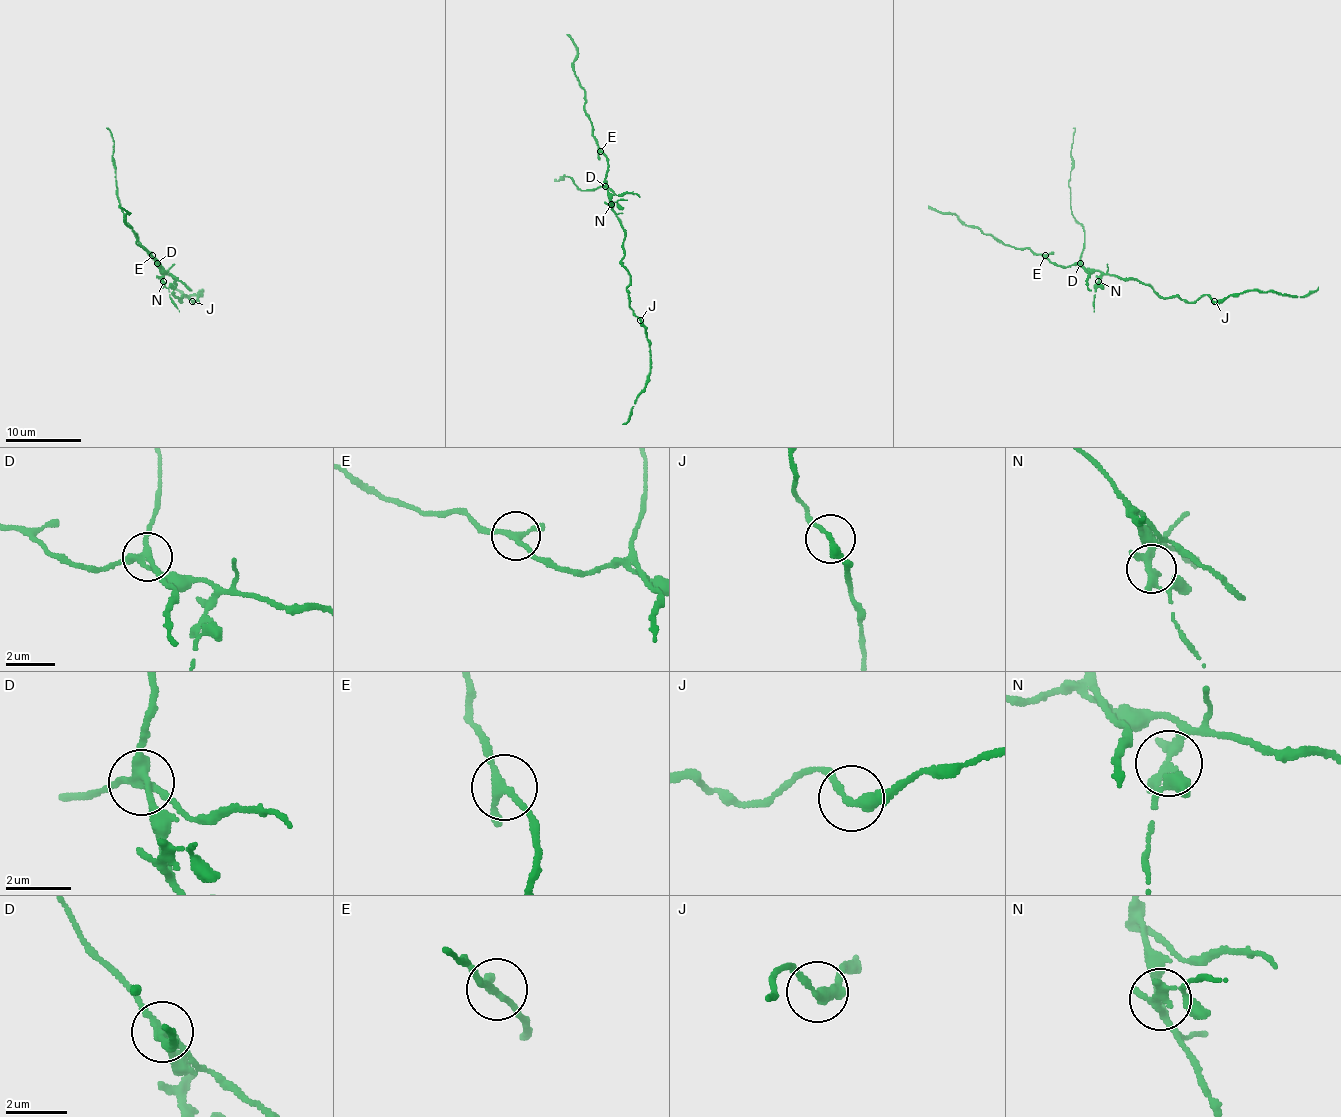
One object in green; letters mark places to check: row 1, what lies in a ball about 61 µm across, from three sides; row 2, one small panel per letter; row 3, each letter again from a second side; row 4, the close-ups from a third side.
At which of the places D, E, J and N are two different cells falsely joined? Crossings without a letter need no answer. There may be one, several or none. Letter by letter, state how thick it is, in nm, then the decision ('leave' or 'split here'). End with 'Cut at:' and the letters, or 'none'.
D: 240 nm | split here
E: 200 nm | leave
J: 280 nm | leave
N: 260 nm | split here
Cut at: D, N

